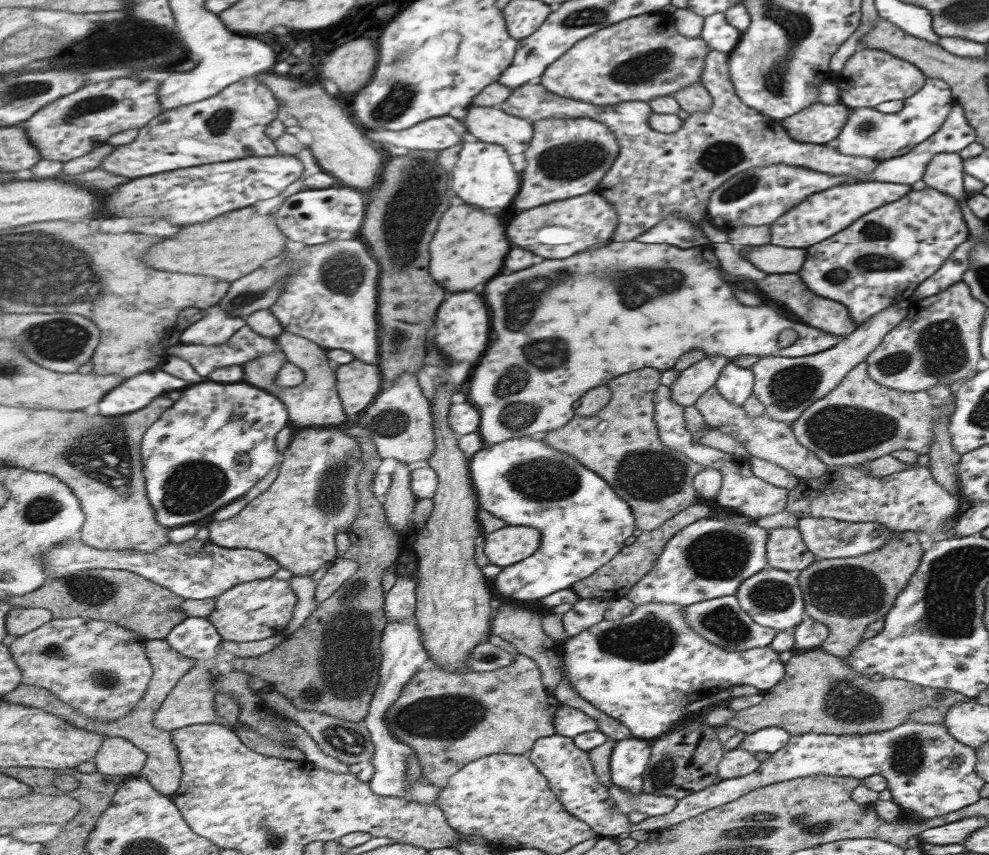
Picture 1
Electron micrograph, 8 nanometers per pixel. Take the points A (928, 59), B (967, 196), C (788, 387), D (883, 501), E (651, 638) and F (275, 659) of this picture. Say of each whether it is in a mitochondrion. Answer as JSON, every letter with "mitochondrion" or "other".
{"A":"other","B":"other","C":"mitochondrion","D":"other","E":"mitochondrion","F":"other"}

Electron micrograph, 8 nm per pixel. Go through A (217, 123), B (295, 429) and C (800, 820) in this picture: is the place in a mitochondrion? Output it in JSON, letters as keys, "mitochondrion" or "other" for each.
{"A":"mitochondrion","B":"other","C":"mitochondrion"}

